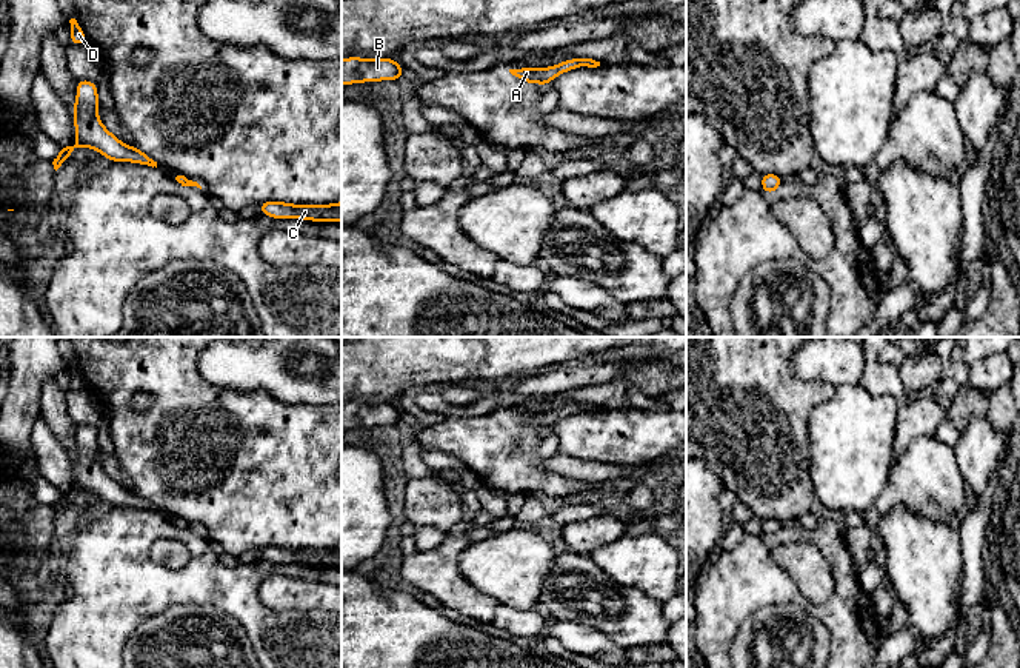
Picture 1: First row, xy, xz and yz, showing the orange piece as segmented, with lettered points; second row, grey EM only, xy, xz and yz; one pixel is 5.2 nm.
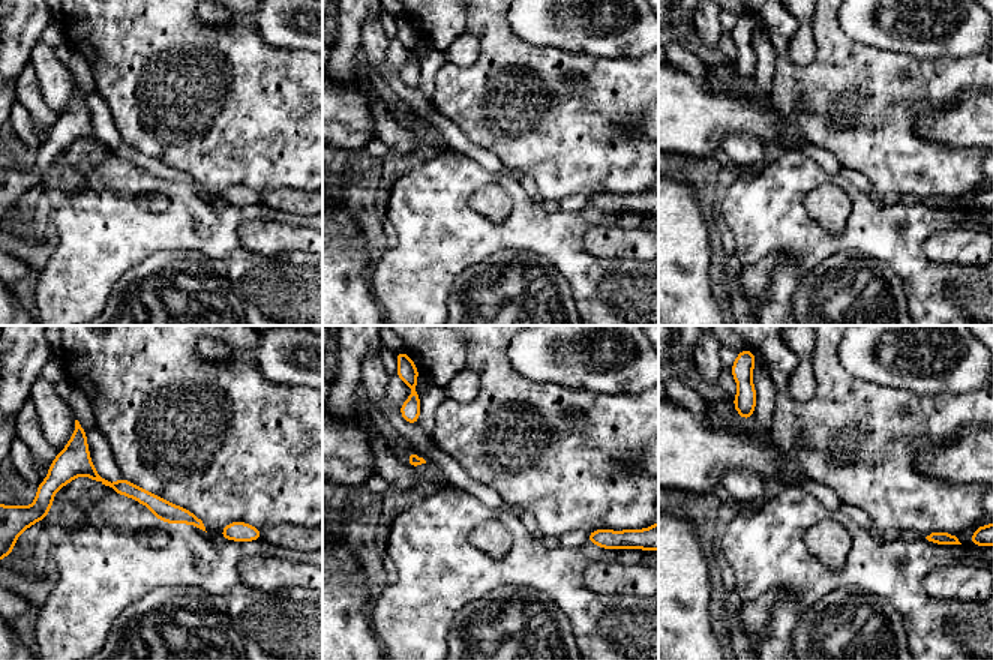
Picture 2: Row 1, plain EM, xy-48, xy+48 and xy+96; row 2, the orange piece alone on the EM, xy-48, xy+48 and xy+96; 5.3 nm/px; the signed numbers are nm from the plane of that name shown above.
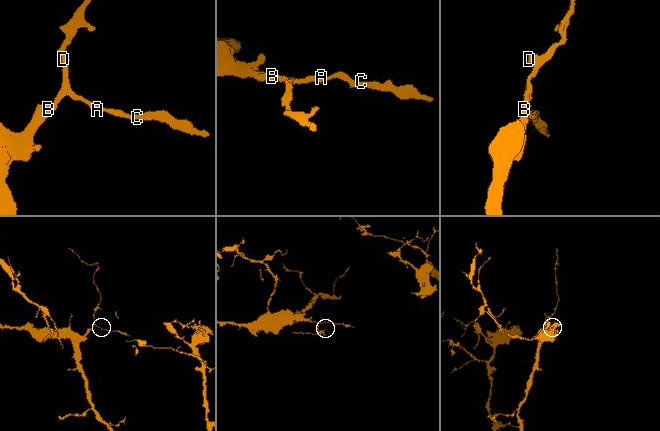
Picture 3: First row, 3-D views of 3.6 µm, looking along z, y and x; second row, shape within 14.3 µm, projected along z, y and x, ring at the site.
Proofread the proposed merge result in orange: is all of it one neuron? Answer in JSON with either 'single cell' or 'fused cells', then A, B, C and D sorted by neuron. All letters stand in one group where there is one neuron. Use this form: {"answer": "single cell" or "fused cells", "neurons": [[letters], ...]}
{"answer": "single cell", "neurons": [["A", "B", "C", "D"]]}

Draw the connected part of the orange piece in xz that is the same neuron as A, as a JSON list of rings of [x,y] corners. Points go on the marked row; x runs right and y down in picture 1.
[[[569,58],[565,60],[563,63],[549,68],[540,68],[540,69],[517,68],[509,69],[509,72],[515,77],[520,77],[525,83],[540,83],[546,86],[548,83],[552,82],[554,77],[580,66],[597,68],[600,66],[600,62],[595,62],[592,58]]]

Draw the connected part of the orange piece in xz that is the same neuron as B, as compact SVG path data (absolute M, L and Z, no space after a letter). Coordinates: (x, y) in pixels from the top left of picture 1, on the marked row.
M349 57L342 60L342 85L398 80L403 75L400 63L389 57L375 60Z

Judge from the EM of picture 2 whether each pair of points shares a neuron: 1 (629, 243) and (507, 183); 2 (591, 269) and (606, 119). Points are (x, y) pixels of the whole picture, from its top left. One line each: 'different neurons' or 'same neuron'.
1: different neurons
2: different neurons

